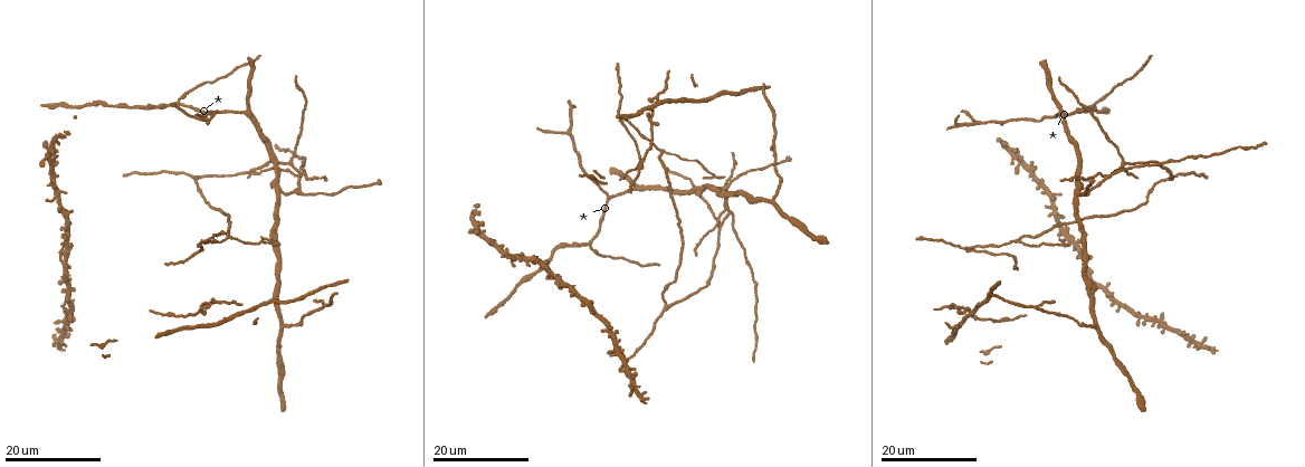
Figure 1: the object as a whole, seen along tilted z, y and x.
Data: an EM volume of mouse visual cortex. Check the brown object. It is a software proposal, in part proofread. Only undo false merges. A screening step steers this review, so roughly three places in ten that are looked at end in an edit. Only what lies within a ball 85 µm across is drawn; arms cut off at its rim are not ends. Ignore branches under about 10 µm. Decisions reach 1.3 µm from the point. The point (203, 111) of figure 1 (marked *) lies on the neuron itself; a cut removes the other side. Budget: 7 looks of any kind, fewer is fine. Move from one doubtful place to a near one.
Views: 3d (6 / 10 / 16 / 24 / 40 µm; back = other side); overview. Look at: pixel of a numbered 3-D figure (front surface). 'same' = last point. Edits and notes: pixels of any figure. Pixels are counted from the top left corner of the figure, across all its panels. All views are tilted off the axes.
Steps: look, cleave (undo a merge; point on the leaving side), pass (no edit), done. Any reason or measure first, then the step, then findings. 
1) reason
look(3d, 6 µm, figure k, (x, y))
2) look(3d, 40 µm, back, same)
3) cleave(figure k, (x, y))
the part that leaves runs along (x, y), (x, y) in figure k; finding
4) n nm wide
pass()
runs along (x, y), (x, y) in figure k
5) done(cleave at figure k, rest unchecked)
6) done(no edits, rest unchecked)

three arms meet
look(3d, 24 µm, figure 1, (665, 304))

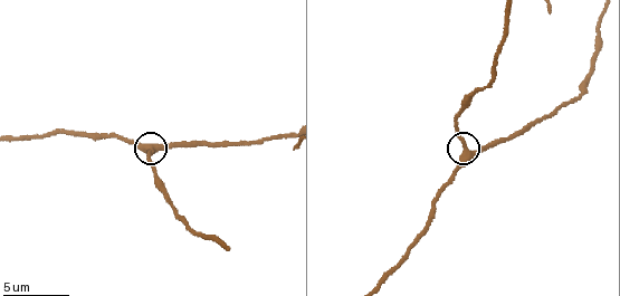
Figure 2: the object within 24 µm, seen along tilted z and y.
zoom in
look(3d, 10 µm, figure 2, (465, 151))

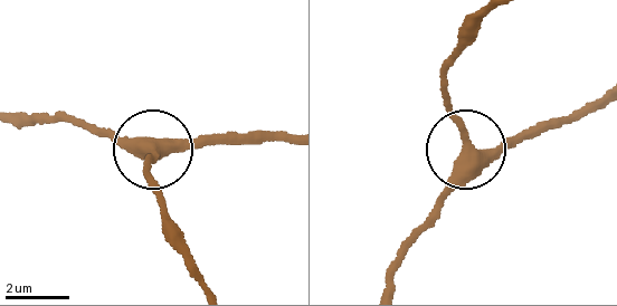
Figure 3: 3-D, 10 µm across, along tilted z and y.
pass()
runs along (601, 94), (473, 154), (462, 183), (417, 229) in figure 3; one neuron here

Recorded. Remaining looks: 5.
looks like a crossing
look(3d, 16 µm, figure 1, (724, 207))

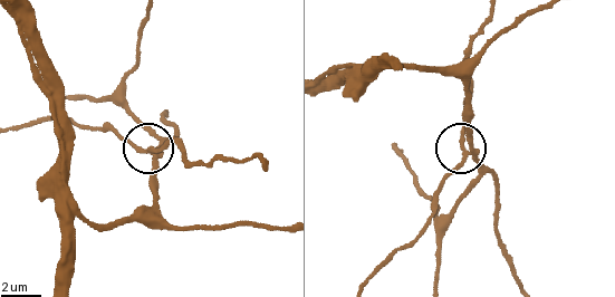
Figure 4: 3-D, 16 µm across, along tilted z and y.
closer look
look(3d, 10 µm, figure 4, (148, 151))

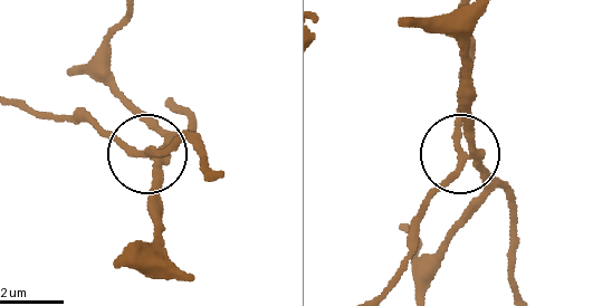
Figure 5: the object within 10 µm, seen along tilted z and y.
230 nm wide
cleave(figure 5, (177, 142))
the part that leaves runs along (153, 158), (83, 122), (15, 104) in figure 5; a second neuron is stuck on

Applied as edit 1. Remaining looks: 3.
see it whole again
look(overview)

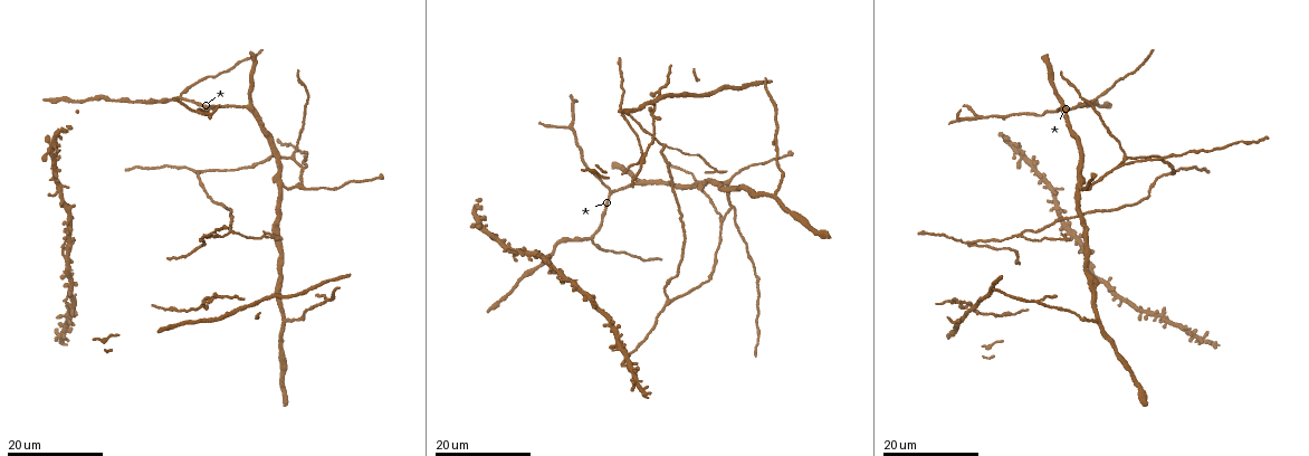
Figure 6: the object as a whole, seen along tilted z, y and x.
look(3d, 24 µm, figure 6, (283, 184))

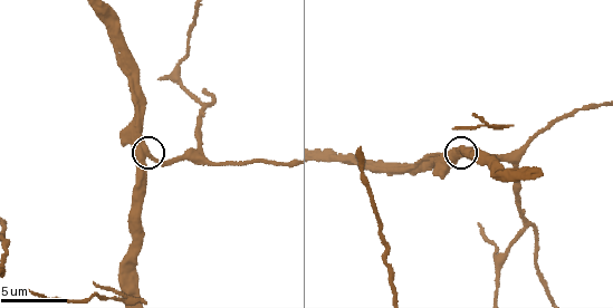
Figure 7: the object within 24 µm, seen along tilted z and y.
look(3d, 10 µm, figure 7, (148, 157))

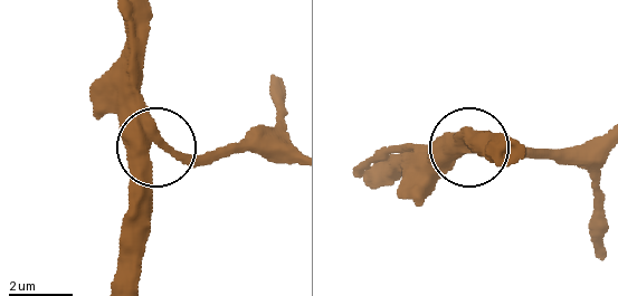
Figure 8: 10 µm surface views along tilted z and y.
pass()
one neuron here

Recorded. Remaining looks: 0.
done(cleave at figure 5, rest unchecked)

